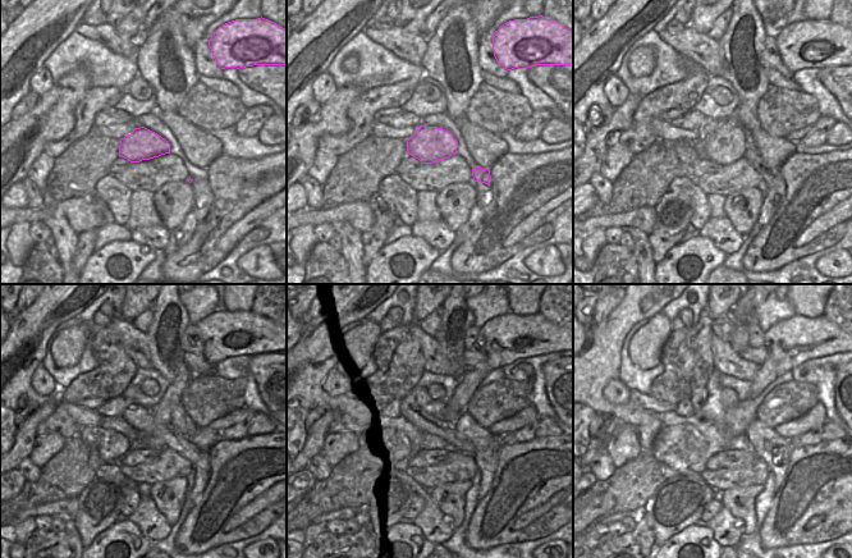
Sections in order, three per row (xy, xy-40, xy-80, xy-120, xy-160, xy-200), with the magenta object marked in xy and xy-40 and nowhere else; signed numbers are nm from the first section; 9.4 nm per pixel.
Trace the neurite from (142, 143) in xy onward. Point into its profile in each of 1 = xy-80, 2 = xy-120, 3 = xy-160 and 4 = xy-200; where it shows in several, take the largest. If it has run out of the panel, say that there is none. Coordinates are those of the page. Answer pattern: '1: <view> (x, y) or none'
1: xy-80 (727, 145)
2: xy-120 (163, 437)
3: xy-160 (511, 337)
4: xy-200 (791, 342)

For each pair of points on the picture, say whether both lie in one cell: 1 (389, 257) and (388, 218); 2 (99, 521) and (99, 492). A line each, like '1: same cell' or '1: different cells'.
1: different cells
2: same cell

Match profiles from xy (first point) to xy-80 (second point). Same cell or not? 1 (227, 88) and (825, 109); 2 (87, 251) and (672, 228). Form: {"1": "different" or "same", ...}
{"1": "different", "2": "same"}

